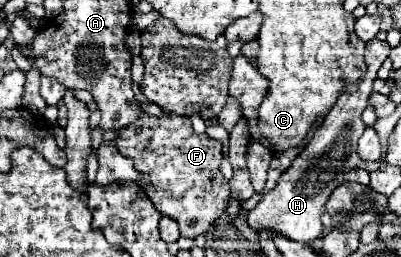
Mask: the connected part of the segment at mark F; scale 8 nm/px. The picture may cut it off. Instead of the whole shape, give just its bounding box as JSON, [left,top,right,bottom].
[115,114,231,238]

